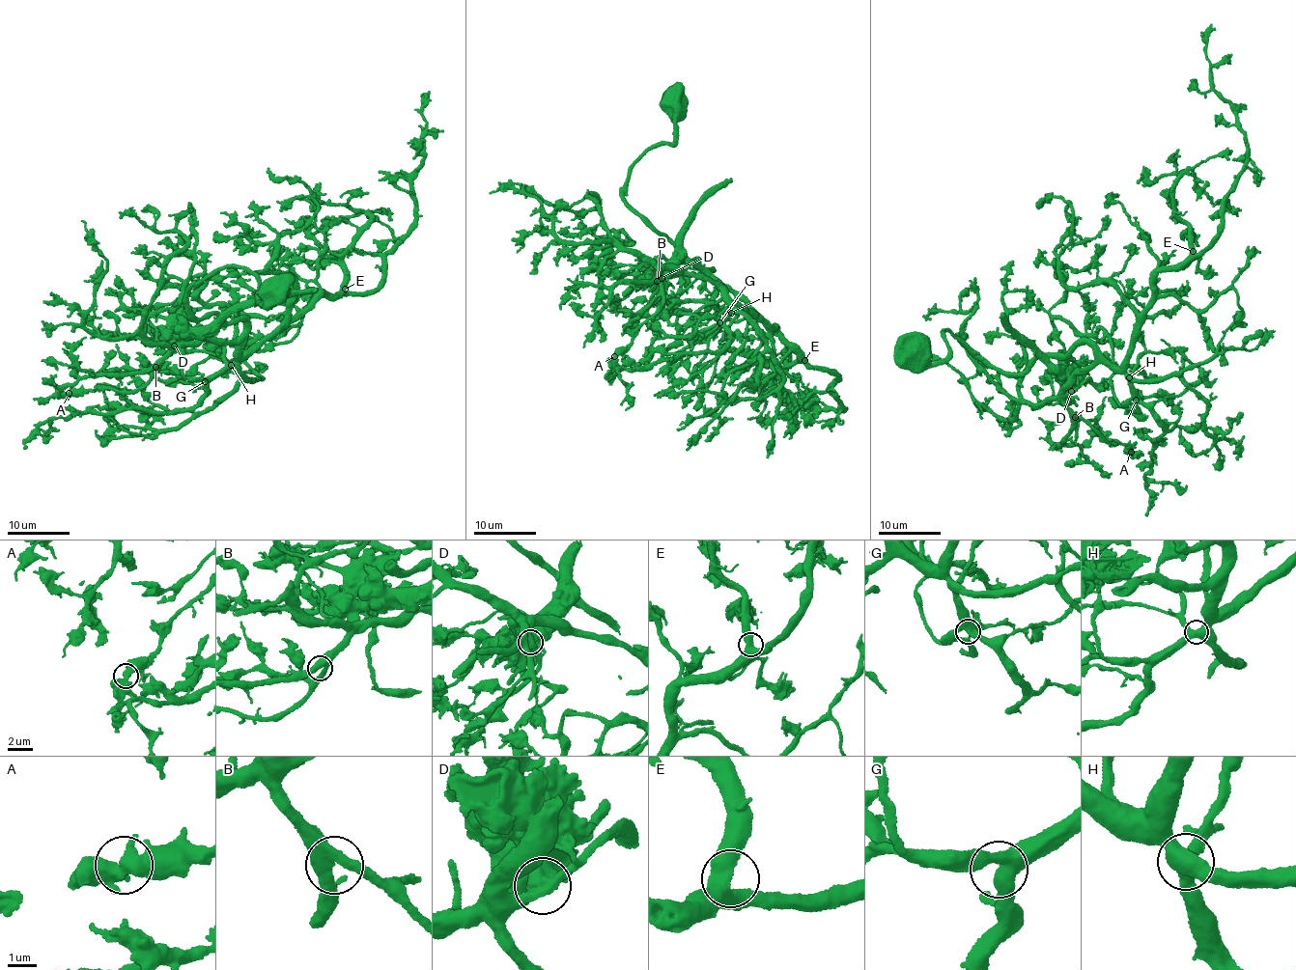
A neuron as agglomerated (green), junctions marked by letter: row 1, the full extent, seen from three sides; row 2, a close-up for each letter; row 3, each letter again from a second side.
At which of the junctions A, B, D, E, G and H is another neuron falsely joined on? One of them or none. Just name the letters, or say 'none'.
D

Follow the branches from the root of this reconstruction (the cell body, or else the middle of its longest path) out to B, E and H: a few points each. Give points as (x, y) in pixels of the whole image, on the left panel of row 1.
B: (273, 290), (259, 304), (259, 283), (240, 267), (208, 276), (187, 302), (196, 318), (218, 318), (155, 367)
E: (273, 290), (259, 304), (236, 266), (186, 296), (196, 318), (243, 322), (244, 353), (345, 289)
H: (273, 290), (259, 304), (259, 283), (236, 266), (187, 292), (196, 318), (212, 315), (243, 322), (231, 365)

